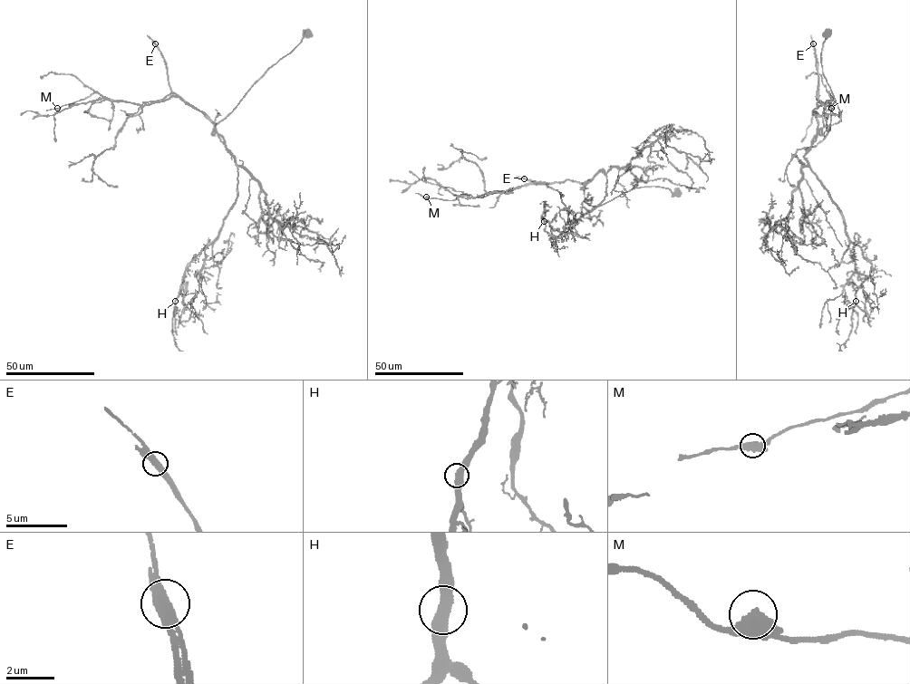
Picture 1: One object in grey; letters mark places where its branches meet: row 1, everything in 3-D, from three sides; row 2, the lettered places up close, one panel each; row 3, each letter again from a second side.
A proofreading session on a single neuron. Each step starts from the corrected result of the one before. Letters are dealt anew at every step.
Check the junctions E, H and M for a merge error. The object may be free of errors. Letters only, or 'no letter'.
E

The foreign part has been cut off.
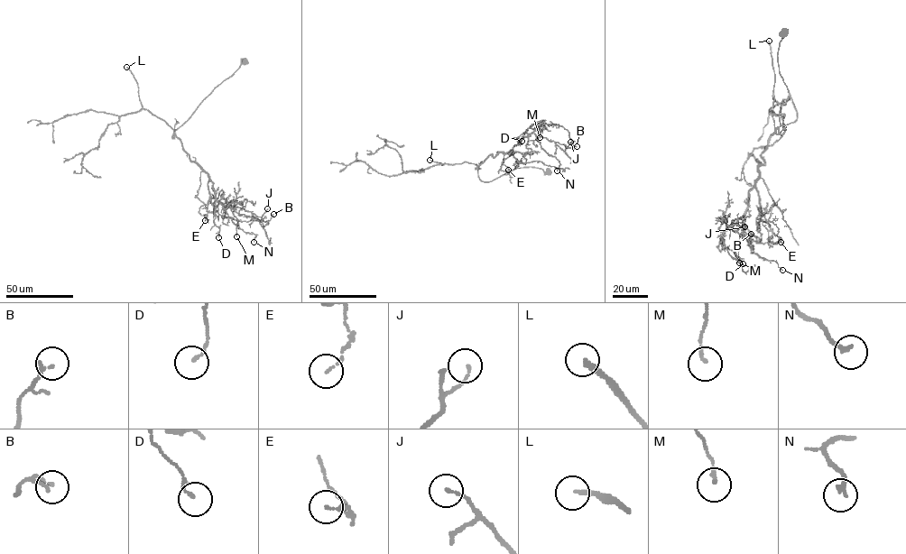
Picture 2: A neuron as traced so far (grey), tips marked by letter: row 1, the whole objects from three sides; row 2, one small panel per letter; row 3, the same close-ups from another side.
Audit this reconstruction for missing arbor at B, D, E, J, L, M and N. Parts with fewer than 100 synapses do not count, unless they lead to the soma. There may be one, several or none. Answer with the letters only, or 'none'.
L

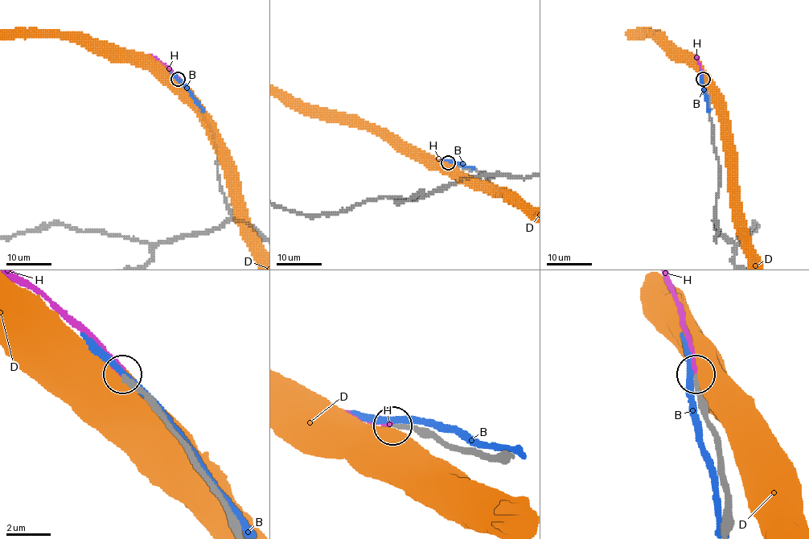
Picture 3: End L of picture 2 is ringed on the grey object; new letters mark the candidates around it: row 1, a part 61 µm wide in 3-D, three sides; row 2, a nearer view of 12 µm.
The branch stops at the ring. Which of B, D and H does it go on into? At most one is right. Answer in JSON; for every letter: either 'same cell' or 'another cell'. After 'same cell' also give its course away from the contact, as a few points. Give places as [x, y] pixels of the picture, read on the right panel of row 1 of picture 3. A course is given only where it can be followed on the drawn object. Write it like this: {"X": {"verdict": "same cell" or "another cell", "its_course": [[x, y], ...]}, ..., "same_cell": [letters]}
{"B": {"verdict": "another cell"}, "D": {"verdict": "another cell"}, "H": {"verdict": "another cell"}, "same_cell": []}

